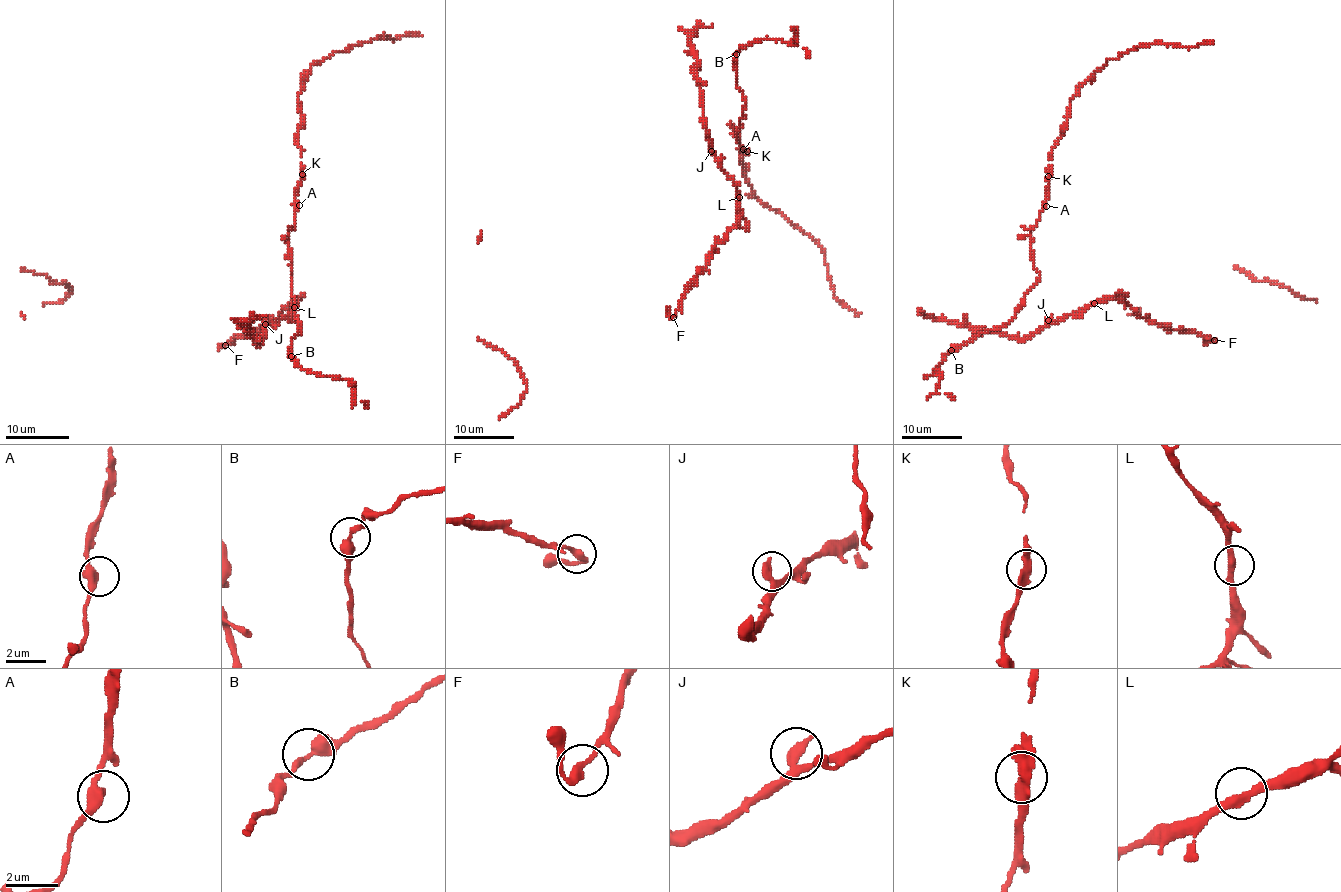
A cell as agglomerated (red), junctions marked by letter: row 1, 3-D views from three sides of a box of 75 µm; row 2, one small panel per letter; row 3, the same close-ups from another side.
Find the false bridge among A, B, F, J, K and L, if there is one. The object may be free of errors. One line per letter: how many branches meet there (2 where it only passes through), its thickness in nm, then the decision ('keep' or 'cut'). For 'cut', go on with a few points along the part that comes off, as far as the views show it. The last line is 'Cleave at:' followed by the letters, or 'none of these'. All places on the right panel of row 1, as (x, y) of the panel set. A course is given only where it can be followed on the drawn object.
A: 2 branches meet; 400 nm thick; keep
B: 2 branches meet; 360 nm thick; keep
F: 2 branches meet; 280 nm thick; keep
J: 2 branches meet; 340 nm thick; keep
K: 2 branches meet; 360 nm thick; keep
L: 2 branches meet; 320 nm thick; keep
Cleave at: none of these

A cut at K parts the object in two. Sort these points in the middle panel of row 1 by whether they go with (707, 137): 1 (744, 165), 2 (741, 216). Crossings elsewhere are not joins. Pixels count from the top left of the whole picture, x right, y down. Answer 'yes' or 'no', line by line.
1: no
2: yes

